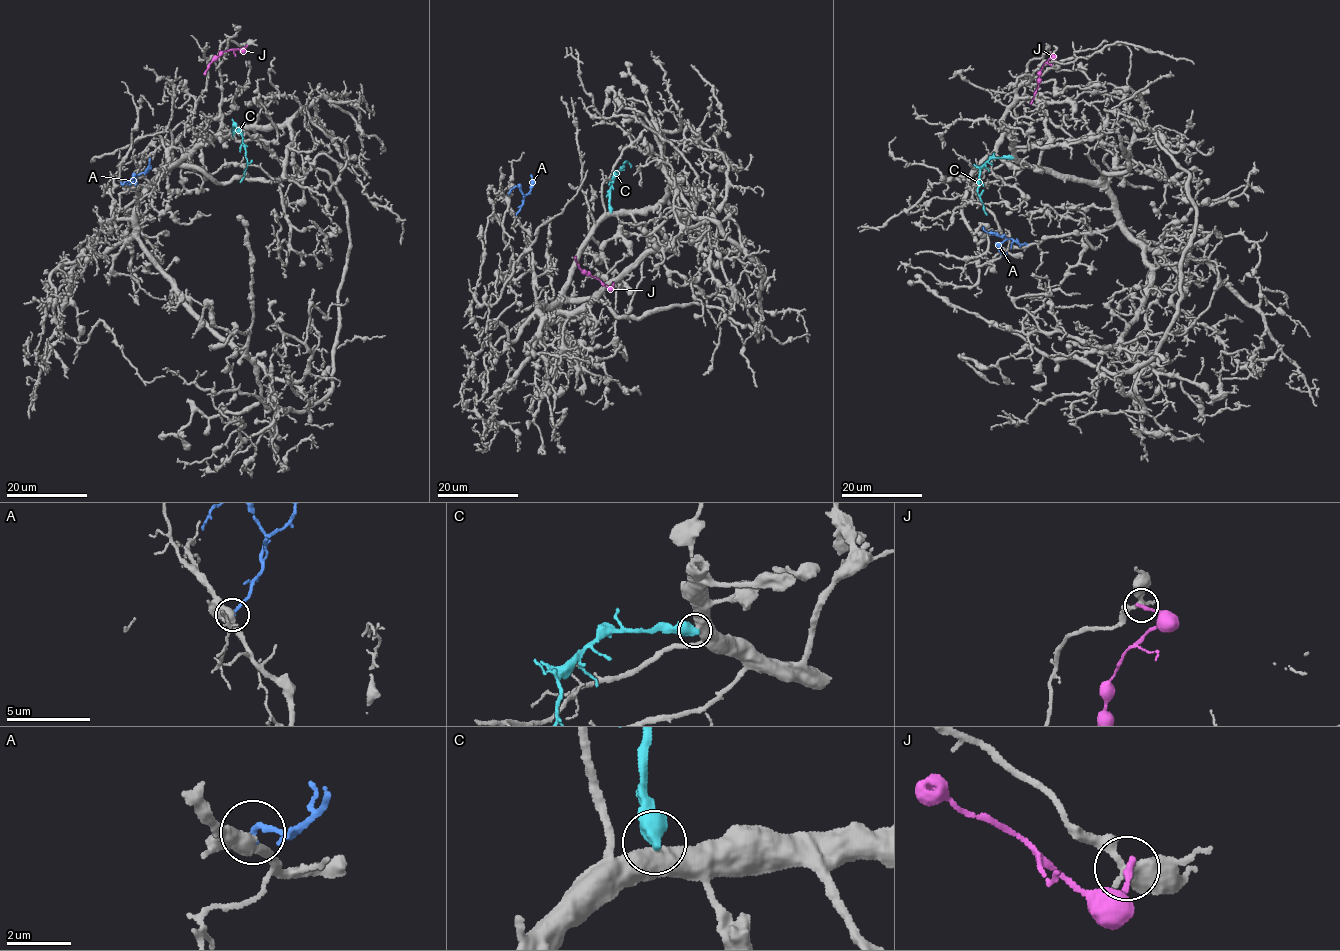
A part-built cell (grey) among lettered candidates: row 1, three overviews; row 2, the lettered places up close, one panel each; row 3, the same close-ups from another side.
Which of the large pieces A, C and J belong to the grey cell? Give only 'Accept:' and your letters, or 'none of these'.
Accept: A

